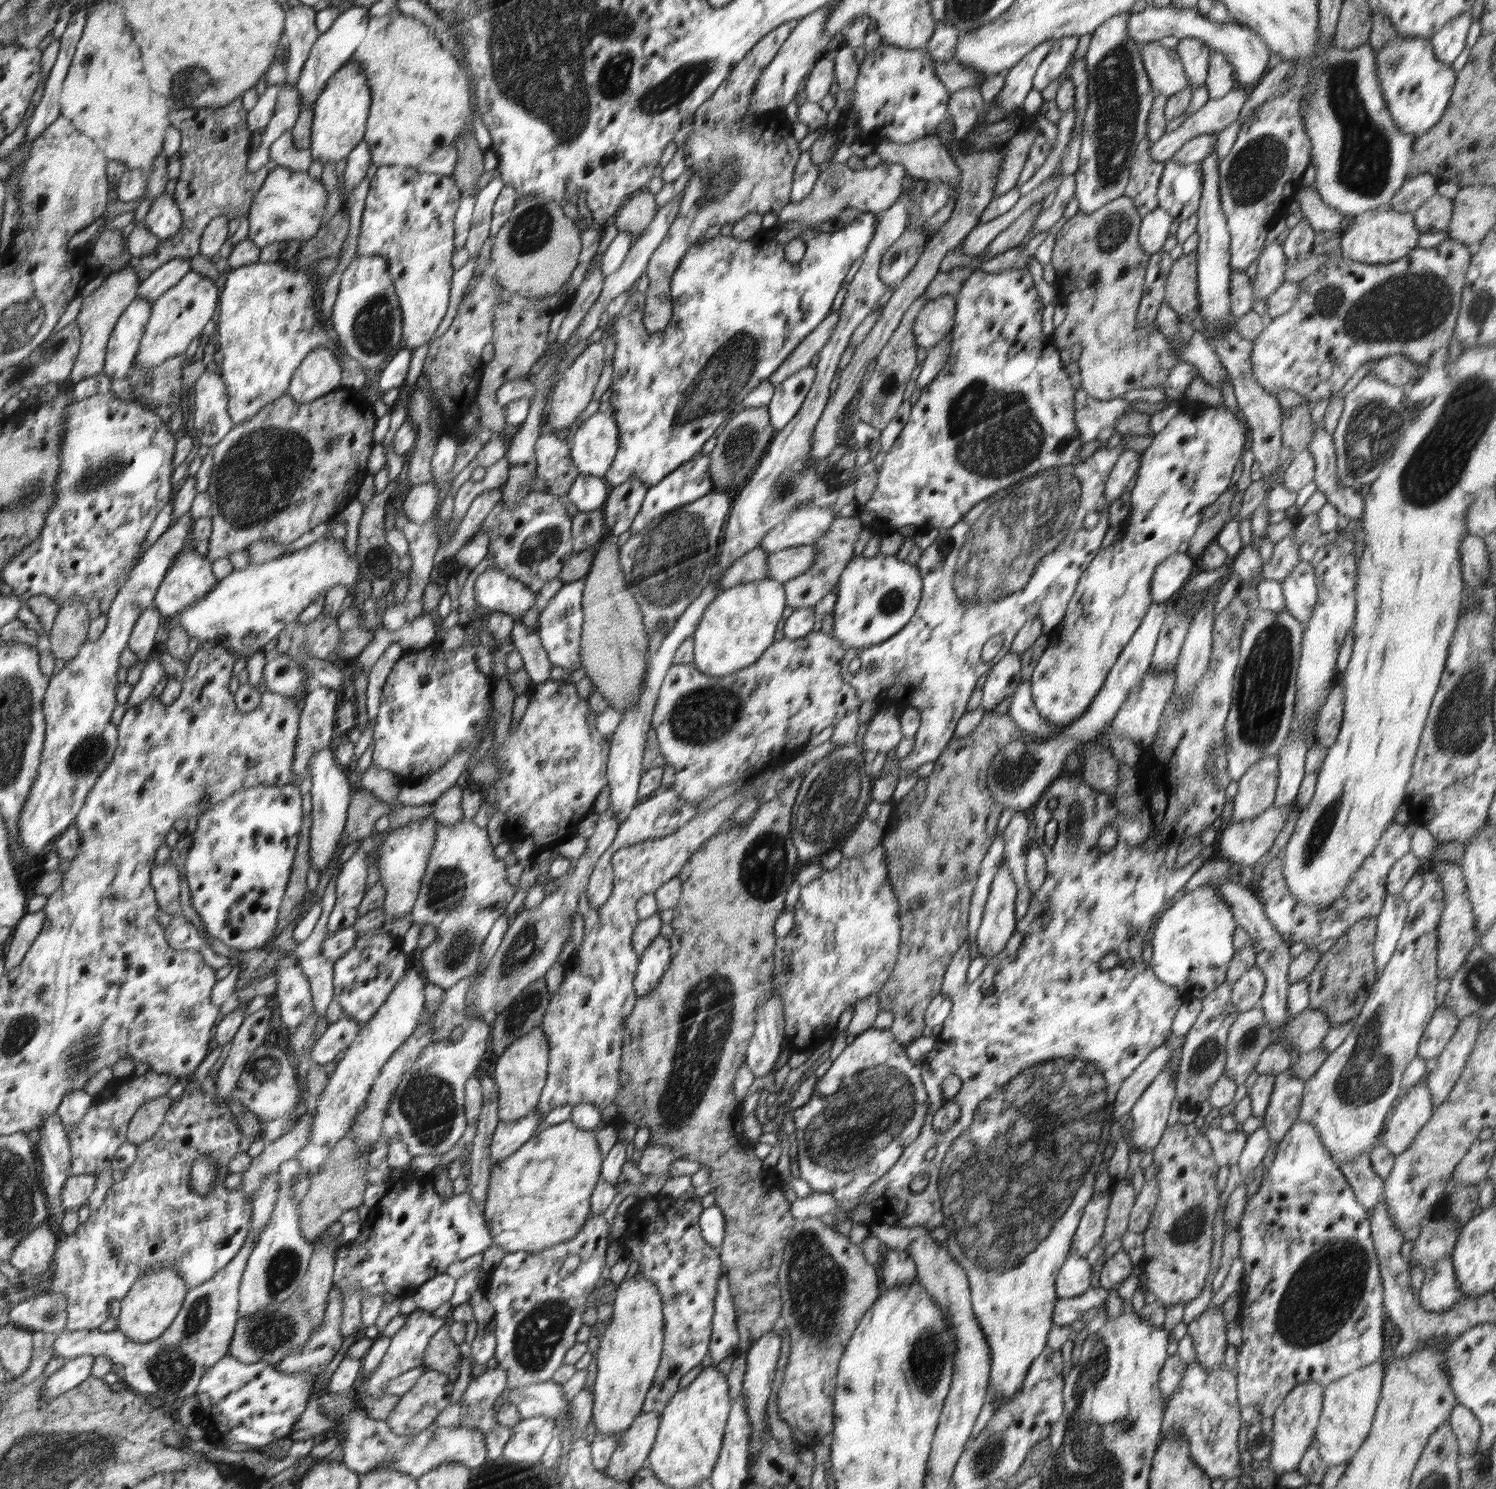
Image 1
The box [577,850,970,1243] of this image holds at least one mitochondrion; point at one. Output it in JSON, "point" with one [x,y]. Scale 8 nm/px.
{"point":[867,1113]}

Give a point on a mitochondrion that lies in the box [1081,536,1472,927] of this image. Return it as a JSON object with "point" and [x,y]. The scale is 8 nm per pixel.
{"point":[1266,674]}

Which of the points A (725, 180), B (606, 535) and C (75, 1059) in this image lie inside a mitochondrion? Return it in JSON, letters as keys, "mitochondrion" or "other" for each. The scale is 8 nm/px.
{"A":"mitochondrion","B":"other","C":"mitochondrion"}

